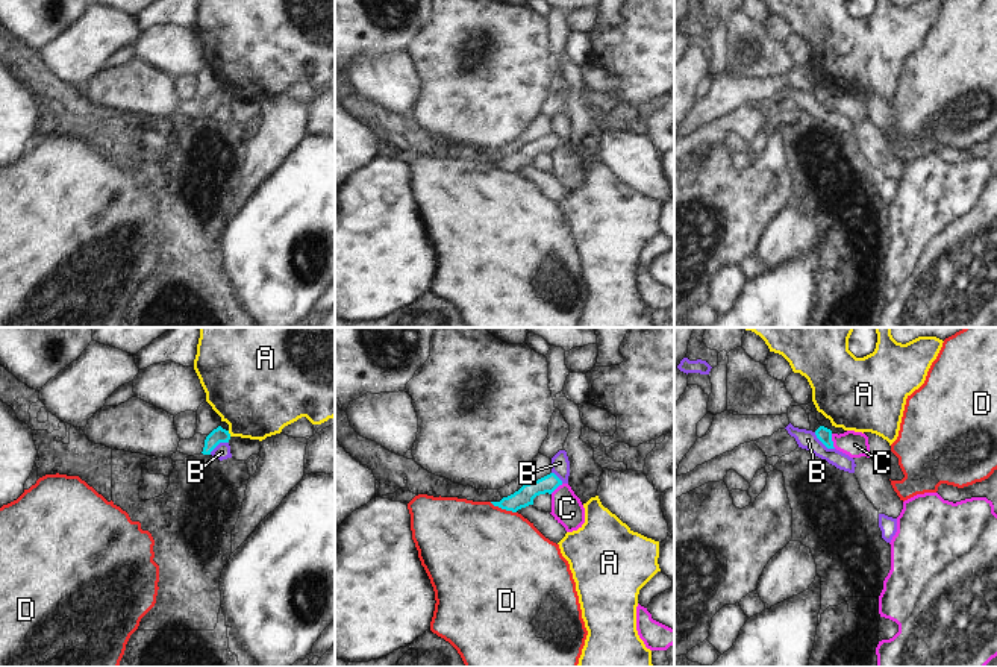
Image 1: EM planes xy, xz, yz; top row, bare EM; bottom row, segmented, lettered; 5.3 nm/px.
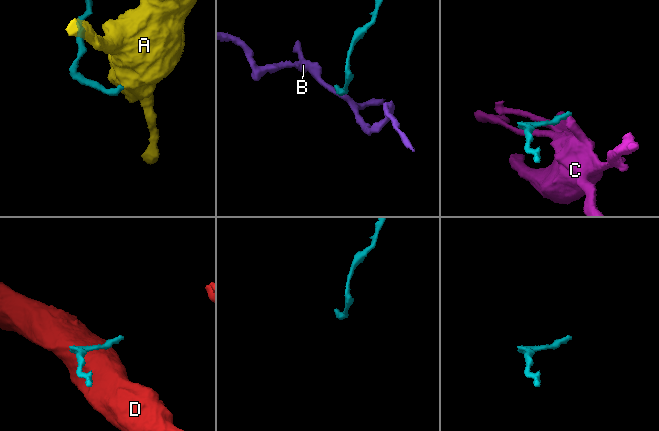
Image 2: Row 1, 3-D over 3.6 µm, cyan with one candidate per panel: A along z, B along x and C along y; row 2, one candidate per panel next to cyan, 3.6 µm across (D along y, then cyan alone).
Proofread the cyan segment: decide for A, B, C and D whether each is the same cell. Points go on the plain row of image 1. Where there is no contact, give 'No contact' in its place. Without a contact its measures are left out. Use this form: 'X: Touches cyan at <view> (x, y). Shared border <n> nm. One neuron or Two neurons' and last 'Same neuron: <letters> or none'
A: Touches cyan at xy (229, 94). Shared border 40 nm. Two neurons
B: Touches cyan at yz (823, 103). Shared border 140 nm. Two neurons
C: Touches cyan at yz (832, 102). Shared border 80 nm. Two neurons
D: Touches cyan at xz (503, 169). Shared border 160 nm. Two neurons
Same neuron: none

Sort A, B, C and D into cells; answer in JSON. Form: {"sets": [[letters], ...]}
{"sets": [["A"], ["B"], ["C"], ["D"]]}

